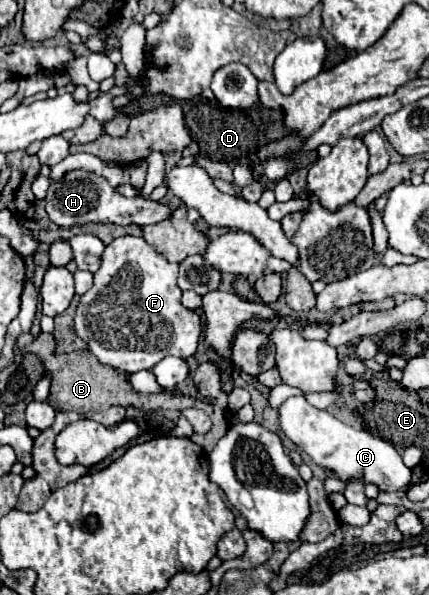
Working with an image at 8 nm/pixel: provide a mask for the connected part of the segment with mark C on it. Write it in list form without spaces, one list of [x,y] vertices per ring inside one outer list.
[[[291,396],[279,408],[283,432],[303,448],[315,464],[337,474],[339,480],[361,480],[363,484],[375,484],[381,492],[407,492],[411,488],[411,468],[401,460],[395,446],[367,430],[357,430],[343,424],[327,410],[317,410],[303,396]]]

